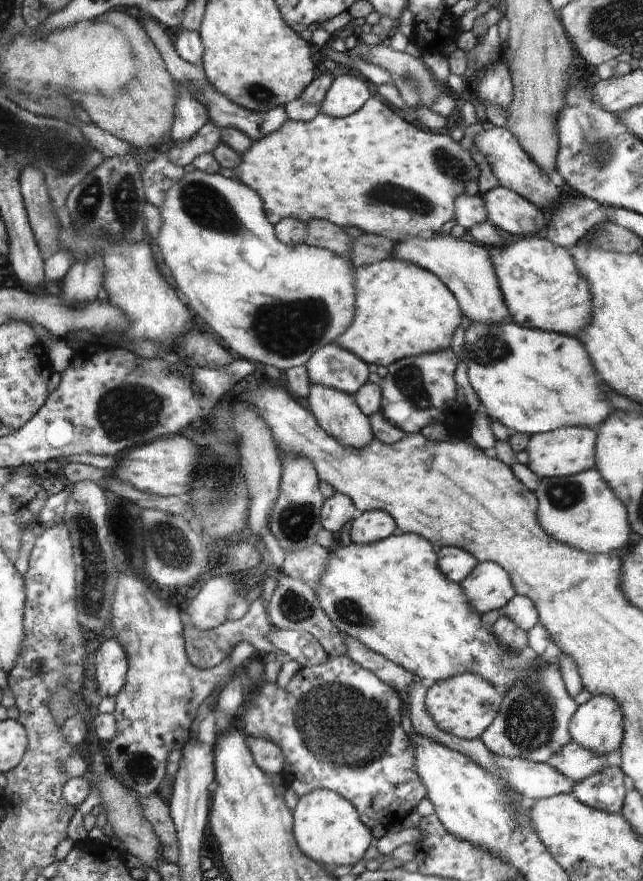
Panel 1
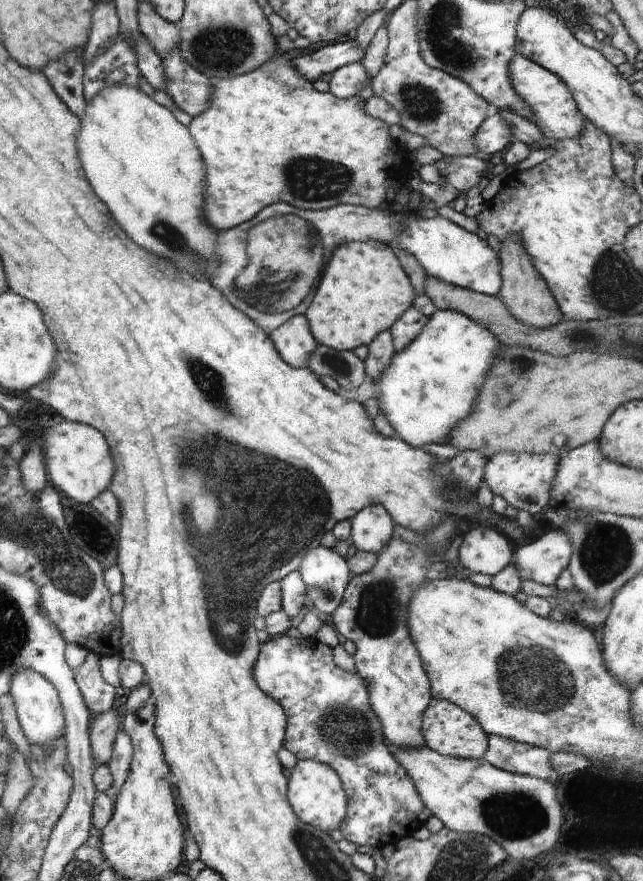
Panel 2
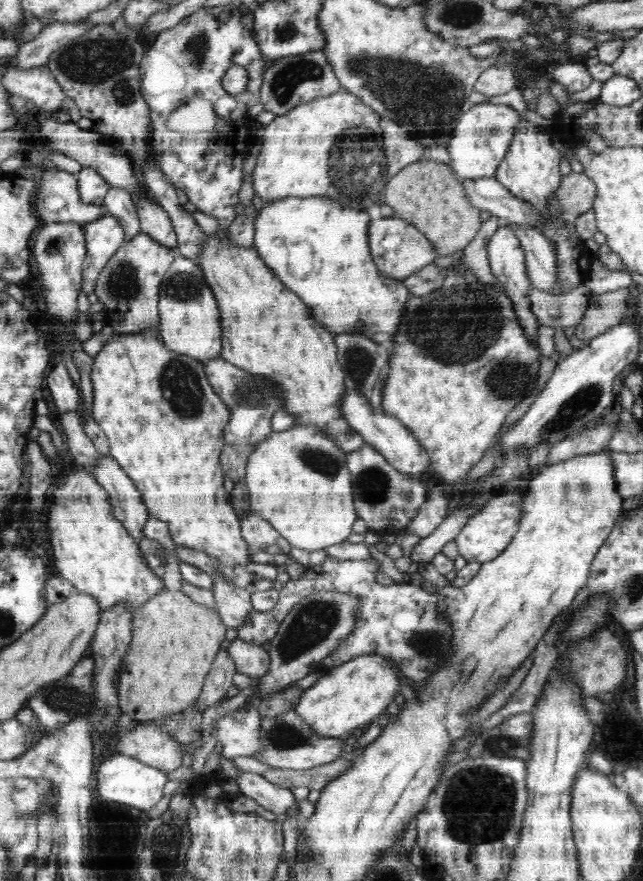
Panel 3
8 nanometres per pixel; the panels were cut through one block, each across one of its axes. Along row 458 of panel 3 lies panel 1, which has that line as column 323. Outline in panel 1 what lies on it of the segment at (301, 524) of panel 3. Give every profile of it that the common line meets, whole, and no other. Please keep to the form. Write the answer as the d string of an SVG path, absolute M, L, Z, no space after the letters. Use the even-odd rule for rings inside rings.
M201 170L186 173L181 181L173 184L167 191L164 204L160 208L162 224L157 238L157 244L162 251L164 260L174 276L176 288L186 296L186 305L194 310L214 332L230 352L238 352L238 356L246 356L250 362L262 362L265 366L276 366L278 370L287 371L292 367L304 366L312 354L327 344L336 342L351 325L355 317L355 270L353 264L344 257L334 254L329 249L310 246L304 243L286 245L275 235L272 226L264 214L261 198L244 183L225 178L220 173L208 174Z

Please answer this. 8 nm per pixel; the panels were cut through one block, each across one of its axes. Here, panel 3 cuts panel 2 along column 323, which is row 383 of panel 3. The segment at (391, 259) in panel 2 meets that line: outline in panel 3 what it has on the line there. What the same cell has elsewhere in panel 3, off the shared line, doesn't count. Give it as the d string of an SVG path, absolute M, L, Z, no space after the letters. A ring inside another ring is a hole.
M234 227L208 235L197 262L218 303L223 338L221 356L246 370L251 377L272 384L274 397L280 398L284 402L282 408L294 416L293 425L318 425L342 451L349 453L358 450L365 440L348 426L341 413L342 398L347 390L343 370L337 361L335 336L314 320L312 309L274 275L258 255L255 246L230 245L233 230Z

